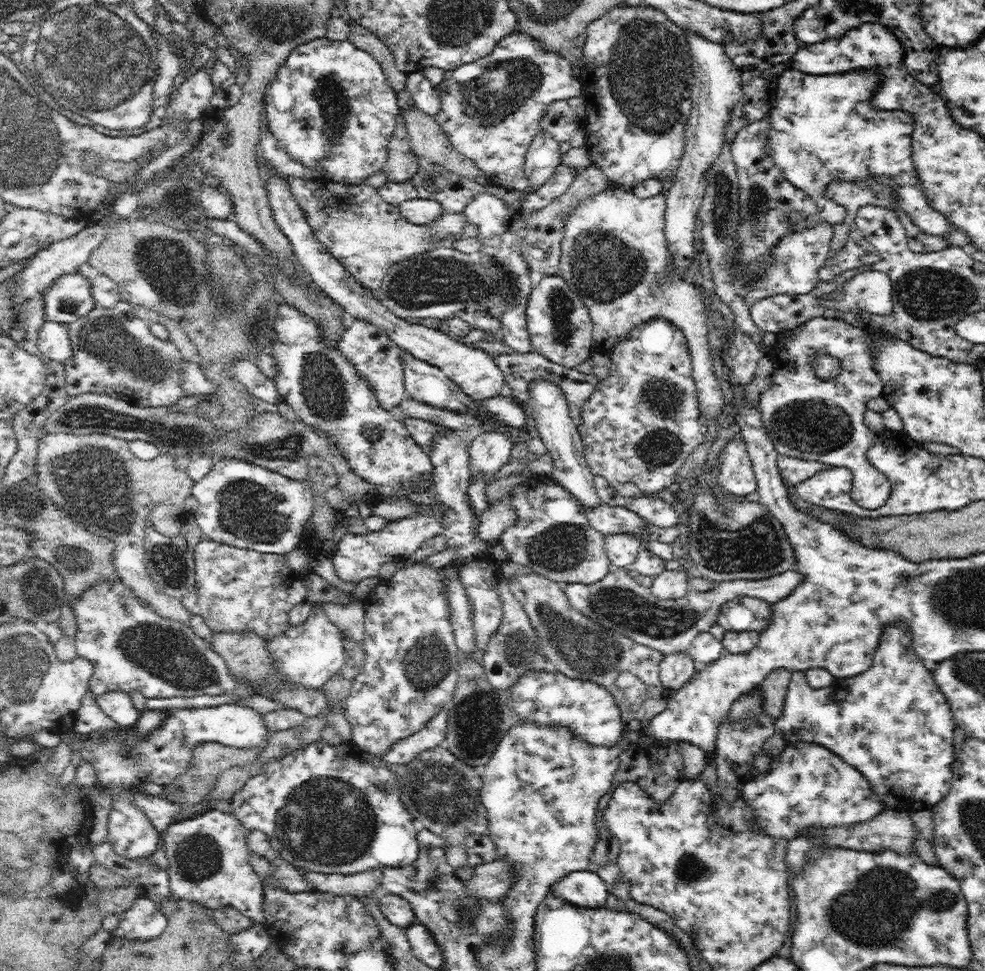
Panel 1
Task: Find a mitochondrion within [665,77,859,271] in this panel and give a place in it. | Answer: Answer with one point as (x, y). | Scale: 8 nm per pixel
(723, 216)

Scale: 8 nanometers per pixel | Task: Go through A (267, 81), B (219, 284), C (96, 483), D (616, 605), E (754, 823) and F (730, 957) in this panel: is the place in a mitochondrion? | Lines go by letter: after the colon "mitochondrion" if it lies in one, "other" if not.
A: other
B: mitochondrion
C: mitochondrion
D: mitochondrion
E: other
F: other

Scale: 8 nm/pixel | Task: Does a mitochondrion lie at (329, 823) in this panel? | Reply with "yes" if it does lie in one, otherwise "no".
yes

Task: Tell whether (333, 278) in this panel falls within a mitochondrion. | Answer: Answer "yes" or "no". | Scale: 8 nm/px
no

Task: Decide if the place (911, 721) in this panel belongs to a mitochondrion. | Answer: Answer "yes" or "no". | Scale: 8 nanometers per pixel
no

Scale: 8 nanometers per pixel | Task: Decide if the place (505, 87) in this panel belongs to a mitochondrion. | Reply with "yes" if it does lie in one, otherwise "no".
yes

